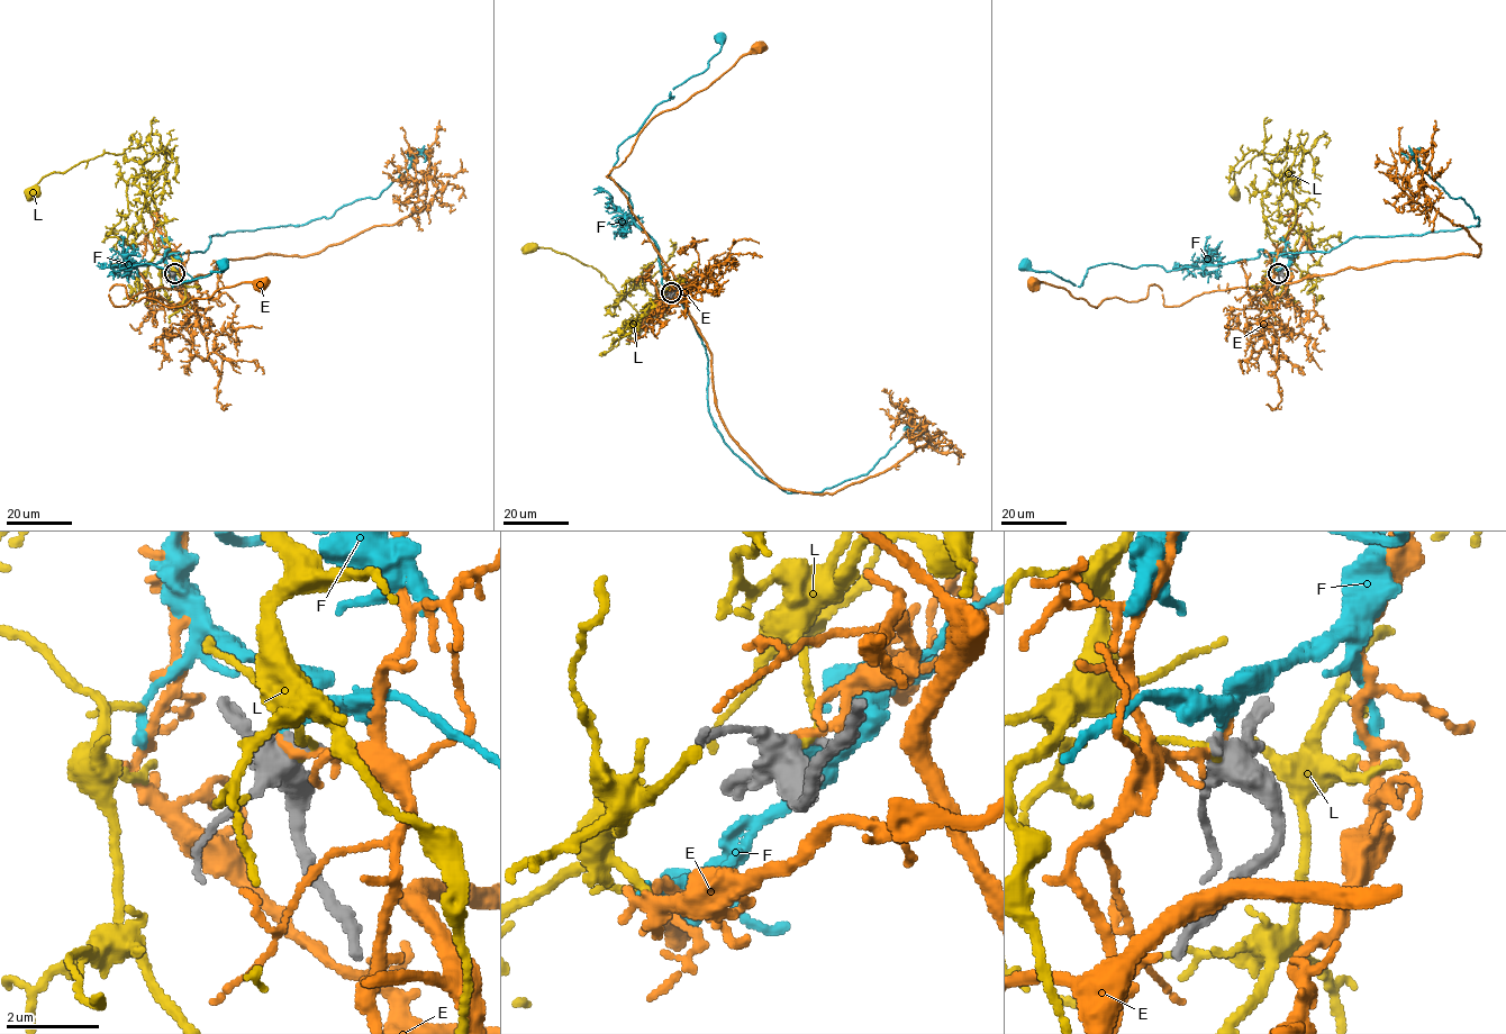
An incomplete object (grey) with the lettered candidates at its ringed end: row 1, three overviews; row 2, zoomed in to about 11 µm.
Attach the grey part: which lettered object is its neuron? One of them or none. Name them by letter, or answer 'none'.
none

